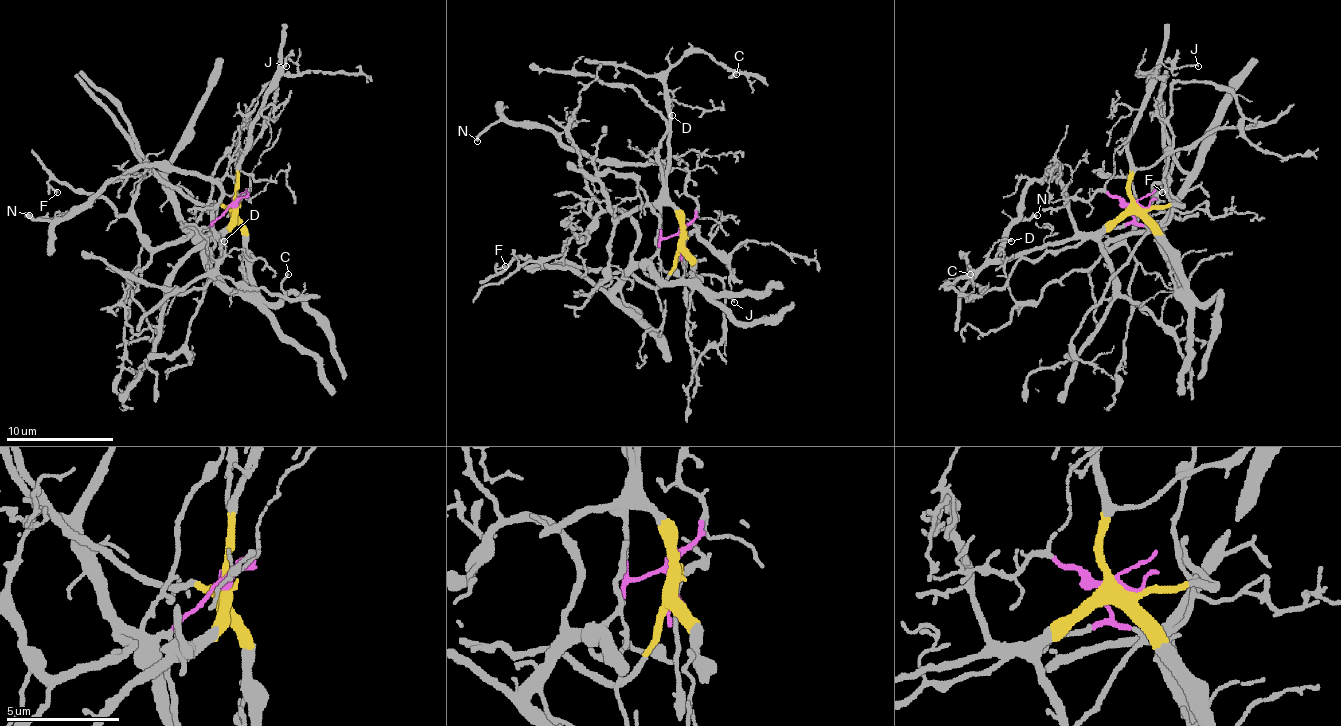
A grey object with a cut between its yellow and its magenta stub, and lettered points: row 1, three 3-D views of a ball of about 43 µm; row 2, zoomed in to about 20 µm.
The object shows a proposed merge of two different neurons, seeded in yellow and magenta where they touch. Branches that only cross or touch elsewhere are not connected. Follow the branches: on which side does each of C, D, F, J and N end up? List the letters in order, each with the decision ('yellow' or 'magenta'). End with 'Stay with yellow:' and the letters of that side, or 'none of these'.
C: yellow
D: yellow
F: magenta
J: yellow
N: yellow
Stay with yellow: C, D, J, N

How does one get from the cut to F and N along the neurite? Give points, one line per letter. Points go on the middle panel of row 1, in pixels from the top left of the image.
F: (681, 241), (667, 235), (635, 262), (638, 225), (603, 211), (560, 254), (517, 257), (495, 270), (506, 265)
N: (681, 241), (662, 163), (587, 158), (549, 131), (511, 120), (495, 120), (476, 141)

